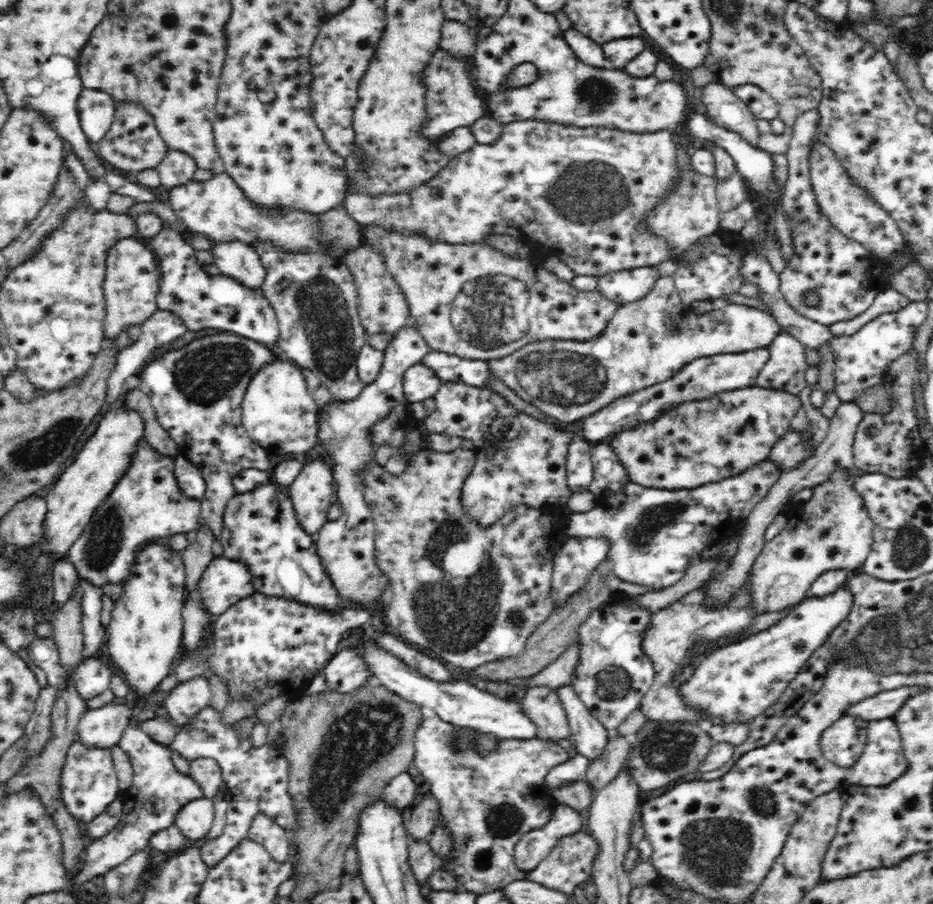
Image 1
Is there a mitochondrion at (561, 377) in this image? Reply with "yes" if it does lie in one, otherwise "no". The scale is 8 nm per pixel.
yes

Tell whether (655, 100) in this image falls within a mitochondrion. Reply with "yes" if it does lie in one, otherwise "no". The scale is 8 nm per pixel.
no

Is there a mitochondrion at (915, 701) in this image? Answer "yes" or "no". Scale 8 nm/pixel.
no

